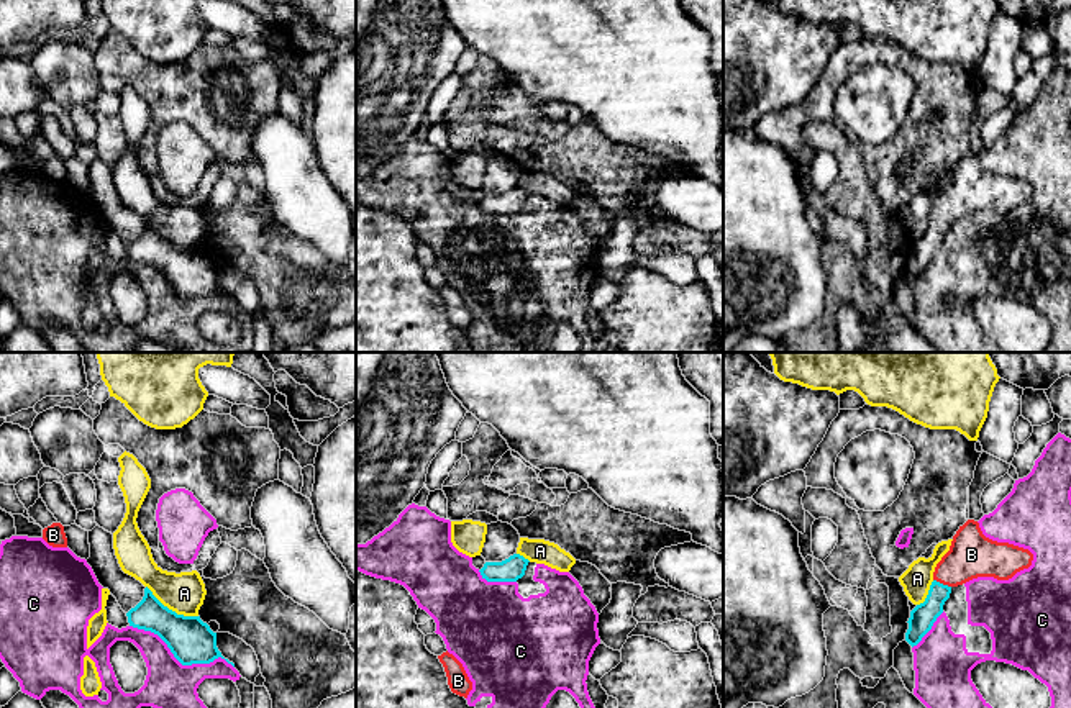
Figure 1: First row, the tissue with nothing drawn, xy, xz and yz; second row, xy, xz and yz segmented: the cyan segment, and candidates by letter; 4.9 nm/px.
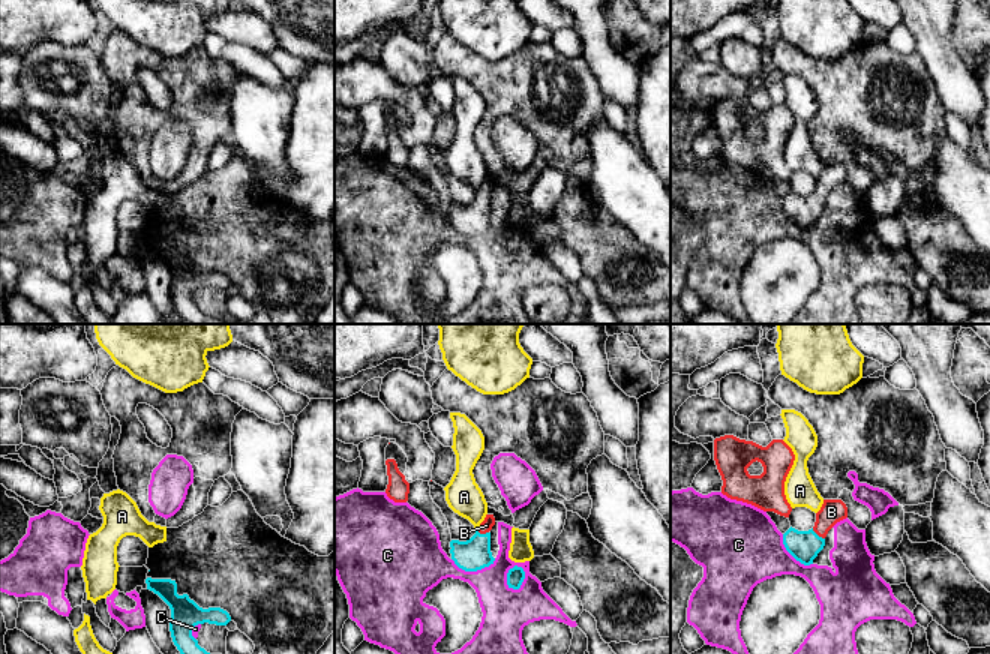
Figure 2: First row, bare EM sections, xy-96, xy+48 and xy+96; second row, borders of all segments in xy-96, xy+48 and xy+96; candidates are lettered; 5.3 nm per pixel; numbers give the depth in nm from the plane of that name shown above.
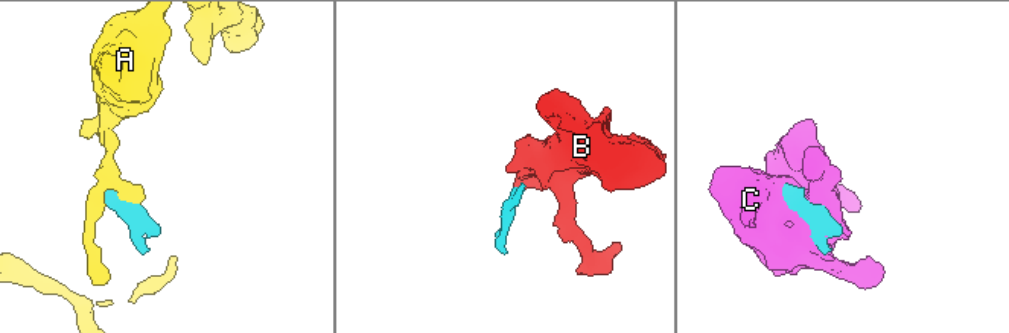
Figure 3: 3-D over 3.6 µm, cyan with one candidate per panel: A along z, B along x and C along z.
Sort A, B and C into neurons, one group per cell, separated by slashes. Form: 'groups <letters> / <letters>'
groups A / B / C

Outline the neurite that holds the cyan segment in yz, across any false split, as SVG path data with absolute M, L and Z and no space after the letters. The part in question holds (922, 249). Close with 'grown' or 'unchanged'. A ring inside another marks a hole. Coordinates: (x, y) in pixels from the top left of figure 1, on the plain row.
M968 152L953 169L950 184L937 197L925 234L910 244L905 274L912 280L922 274L943 246L953 220L978 210L1009 213L1028 202L1032 193L1033 187L1028 182L992 174L982 167L978 154Z; grown

